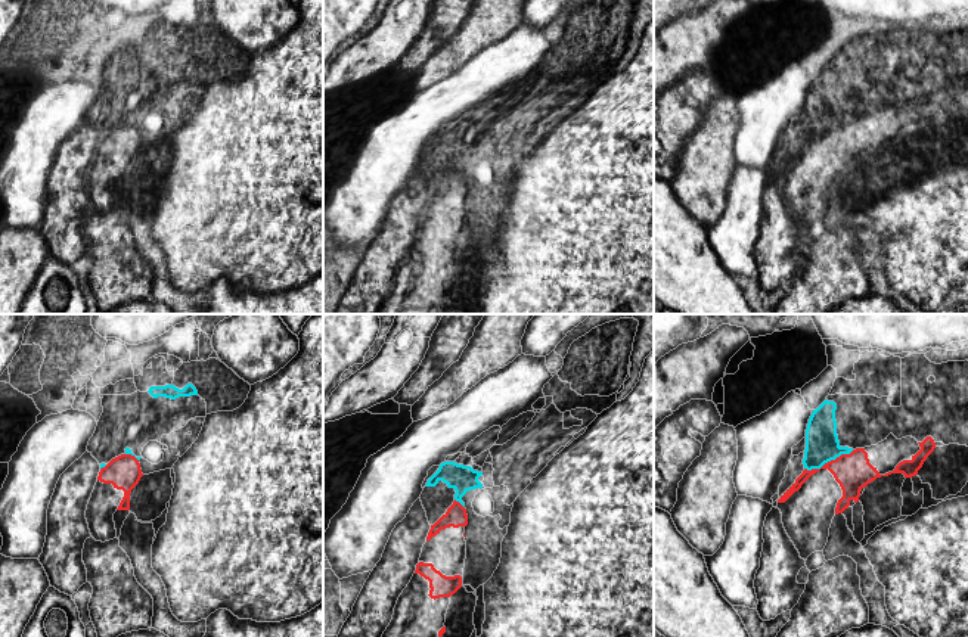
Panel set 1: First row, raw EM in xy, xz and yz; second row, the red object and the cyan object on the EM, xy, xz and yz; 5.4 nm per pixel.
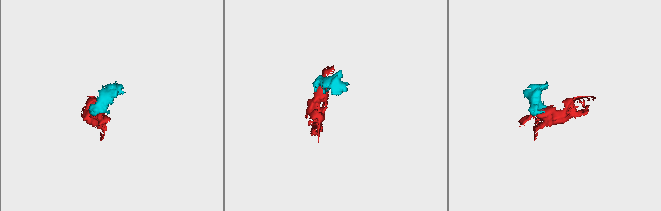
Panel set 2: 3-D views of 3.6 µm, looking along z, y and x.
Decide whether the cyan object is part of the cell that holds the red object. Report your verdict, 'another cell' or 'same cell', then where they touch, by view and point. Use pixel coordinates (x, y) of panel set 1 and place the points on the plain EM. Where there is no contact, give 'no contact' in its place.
another cell; meets red in yz at (828, 131)

